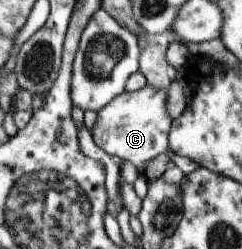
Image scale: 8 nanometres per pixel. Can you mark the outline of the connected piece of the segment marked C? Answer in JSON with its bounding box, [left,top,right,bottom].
[90,85,172,175]

